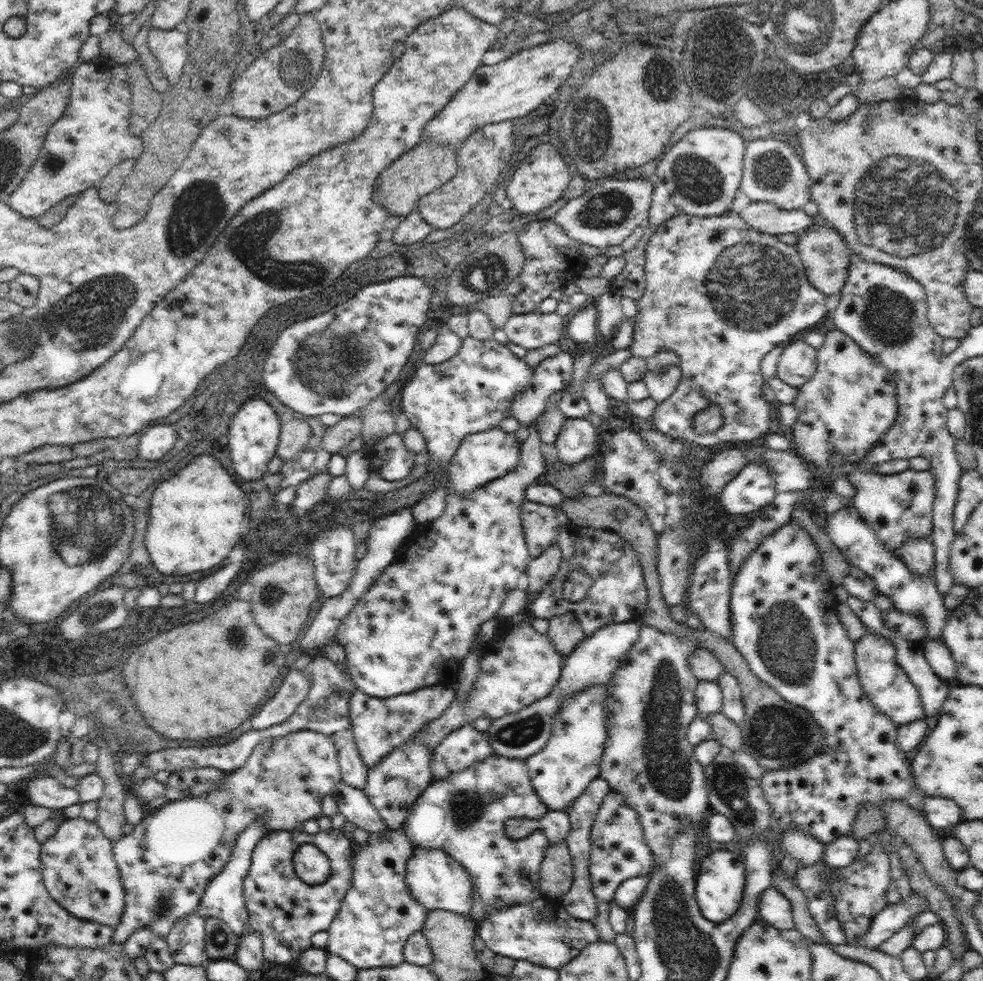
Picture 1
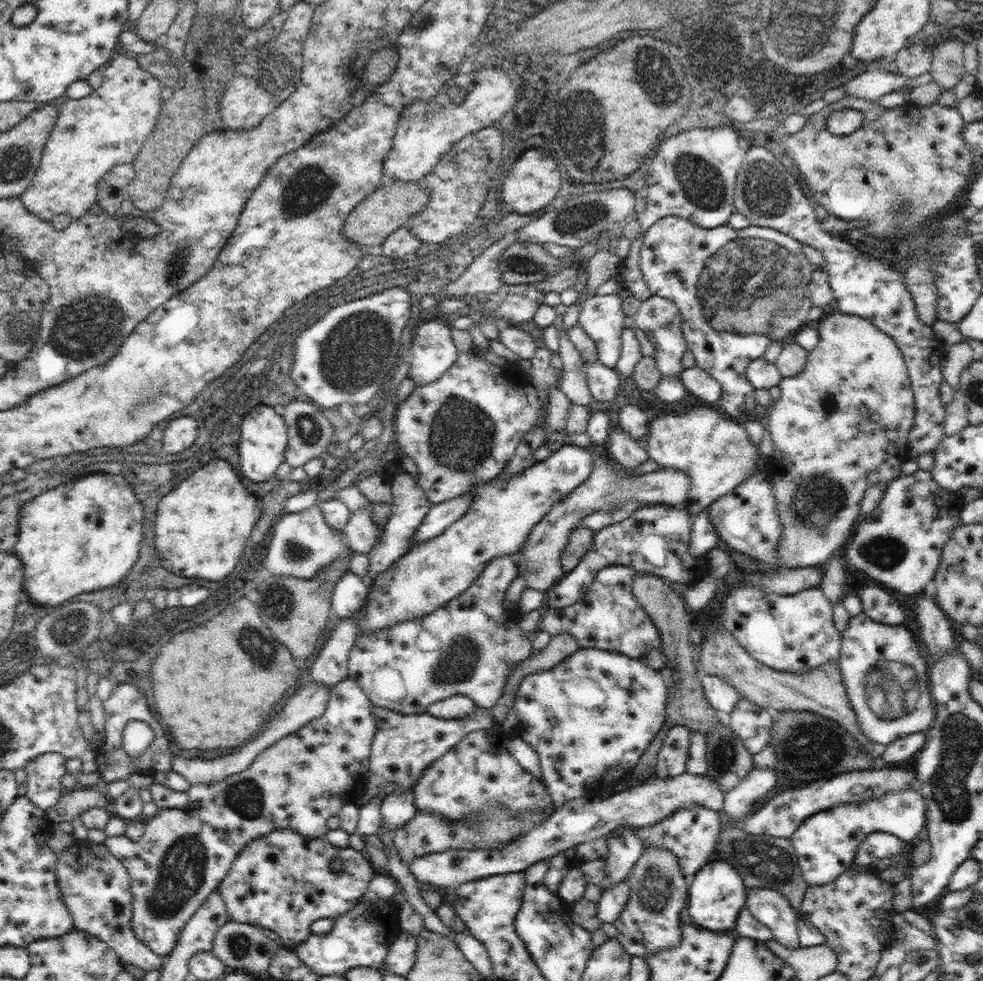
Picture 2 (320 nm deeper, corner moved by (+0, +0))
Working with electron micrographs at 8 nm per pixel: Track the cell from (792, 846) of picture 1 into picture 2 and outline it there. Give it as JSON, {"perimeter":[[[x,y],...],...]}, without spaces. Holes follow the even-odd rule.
{"perimeter":[[[910,787],[882,795],[878,798],[872,797],[866,800],[866,802],[860,802],[860,804],[832,806],[832,808],[812,814],[812,816],[806,817],[806,820],[800,824],[790,840],[795,848],[803,879],[809,886],[814,886],[815,884],[822,885],[834,882],[840,874],[854,864],[857,848],[861,842],[864,842],[866,835],[880,831],[893,834],[907,843],[915,843],[924,835],[926,823],[926,800],[924,800],[924,796],[922,796],[918,787]]]}

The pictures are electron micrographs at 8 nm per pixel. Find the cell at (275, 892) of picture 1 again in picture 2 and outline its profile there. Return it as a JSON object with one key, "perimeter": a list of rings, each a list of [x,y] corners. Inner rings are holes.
{"perimeter":[[[276,830],[266,837],[250,841],[234,860],[228,874],[221,880],[217,890],[224,899],[229,918],[234,922],[263,926],[273,930],[285,948],[291,948],[304,942],[311,935],[311,926],[320,918],[336,919],[346,914],[362,900],[376,870],[369,859],[360,851],[348,846],[338,848],[326,837],[311,839],[300,836],[292,830]],[[340,857],[345,867],[342,871],[330,868],[330,861]]]}

